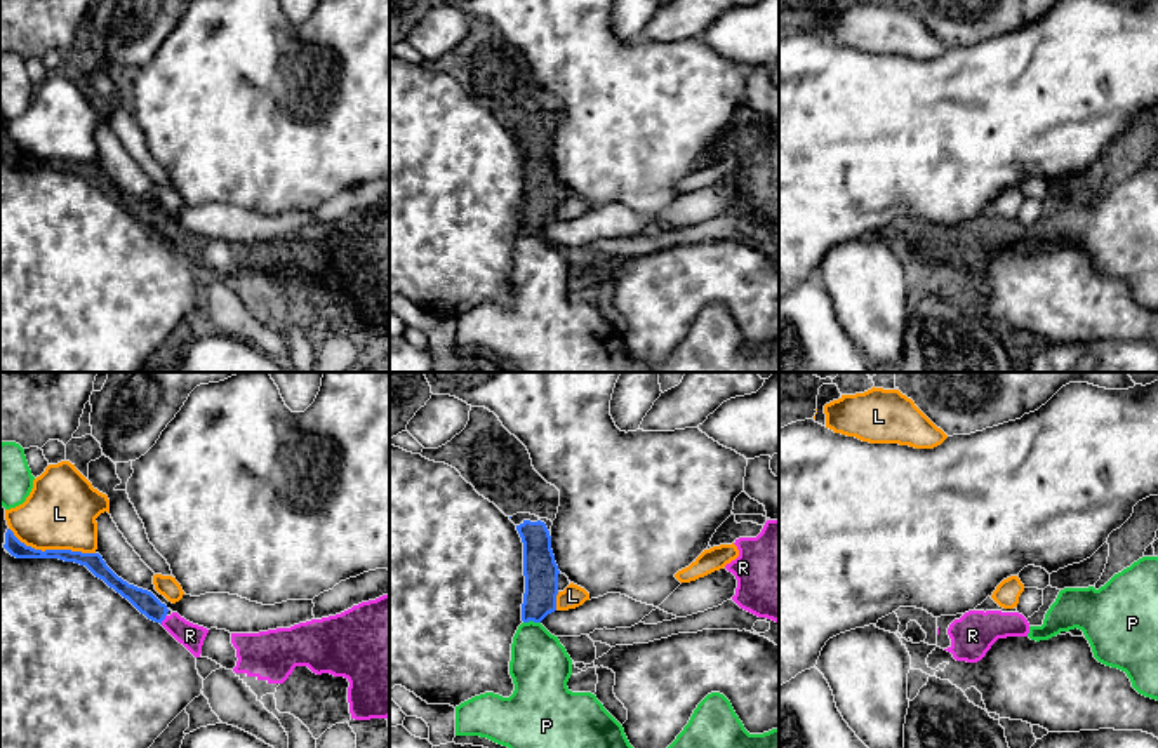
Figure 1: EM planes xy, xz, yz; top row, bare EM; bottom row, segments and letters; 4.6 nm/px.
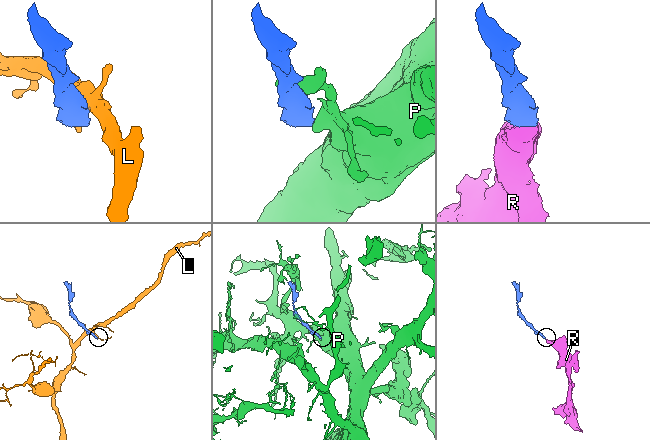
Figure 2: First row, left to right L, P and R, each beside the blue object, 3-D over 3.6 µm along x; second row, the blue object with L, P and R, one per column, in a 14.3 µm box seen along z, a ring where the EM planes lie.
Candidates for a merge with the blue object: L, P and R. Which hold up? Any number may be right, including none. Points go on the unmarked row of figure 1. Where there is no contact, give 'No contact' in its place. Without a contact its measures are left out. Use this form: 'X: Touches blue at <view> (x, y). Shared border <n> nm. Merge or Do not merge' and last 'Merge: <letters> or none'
L: Touches blue at xy (51, 160). Shared border 420 nm. Do not merge
P: Touches blue at xz (531, 230). Shared border 80 nm. Do not merge
R: Touches blue at xy (164, 228). Shared border 50 nm. Merge
Merge: R

